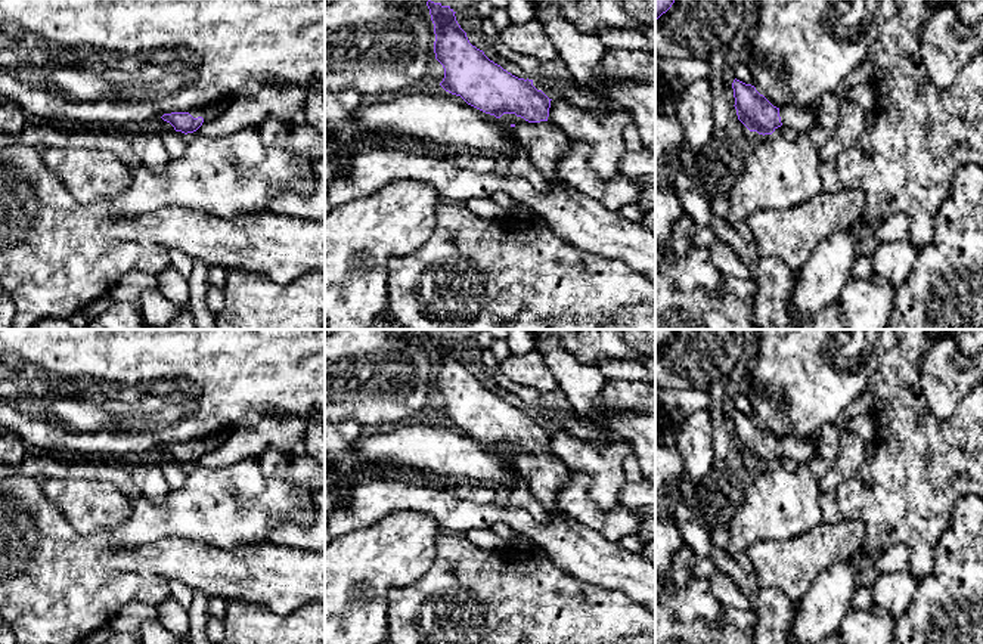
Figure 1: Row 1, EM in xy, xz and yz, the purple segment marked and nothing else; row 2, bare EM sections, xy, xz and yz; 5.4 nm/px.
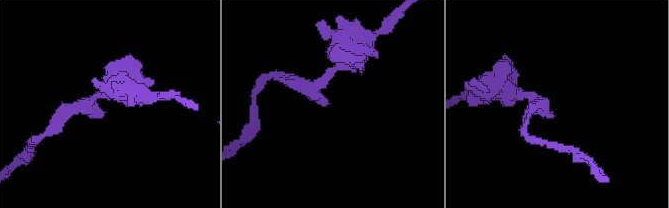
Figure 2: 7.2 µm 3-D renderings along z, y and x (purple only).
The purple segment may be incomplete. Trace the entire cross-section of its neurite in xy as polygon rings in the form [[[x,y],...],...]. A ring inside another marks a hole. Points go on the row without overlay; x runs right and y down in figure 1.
[[[229,430],[213,431],[190,443],[164,445],[161,449],[170,453],[176,462],[184,465],[196,462],[204,453],[214,451],[226,437]]]

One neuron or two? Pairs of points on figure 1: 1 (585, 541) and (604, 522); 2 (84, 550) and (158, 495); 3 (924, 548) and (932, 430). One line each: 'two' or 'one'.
1: two
2: two
3: one

